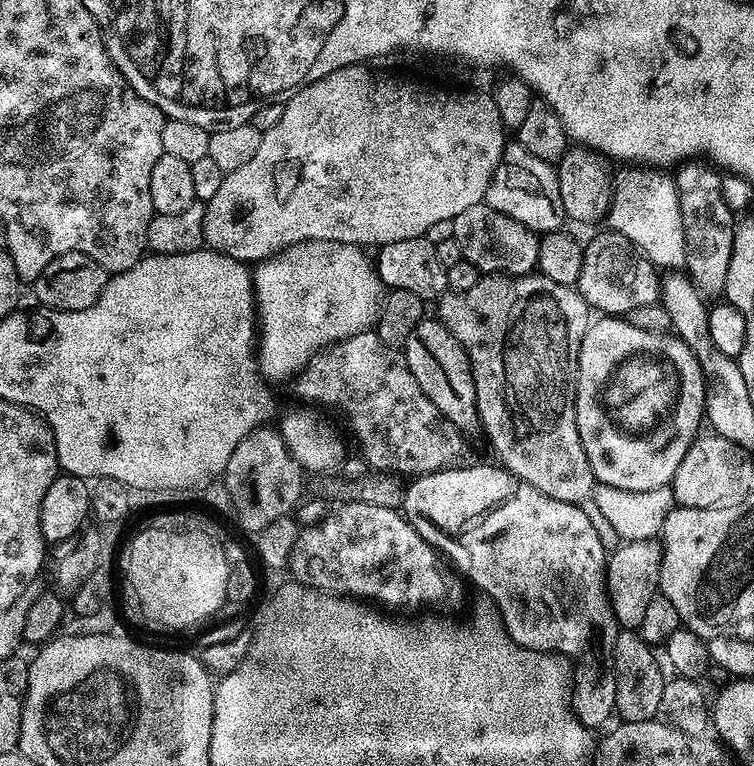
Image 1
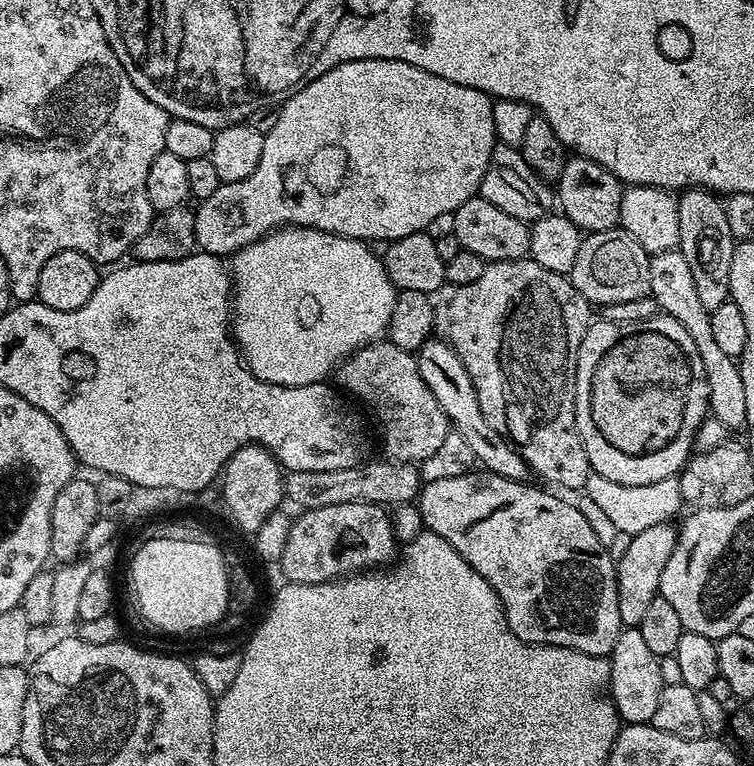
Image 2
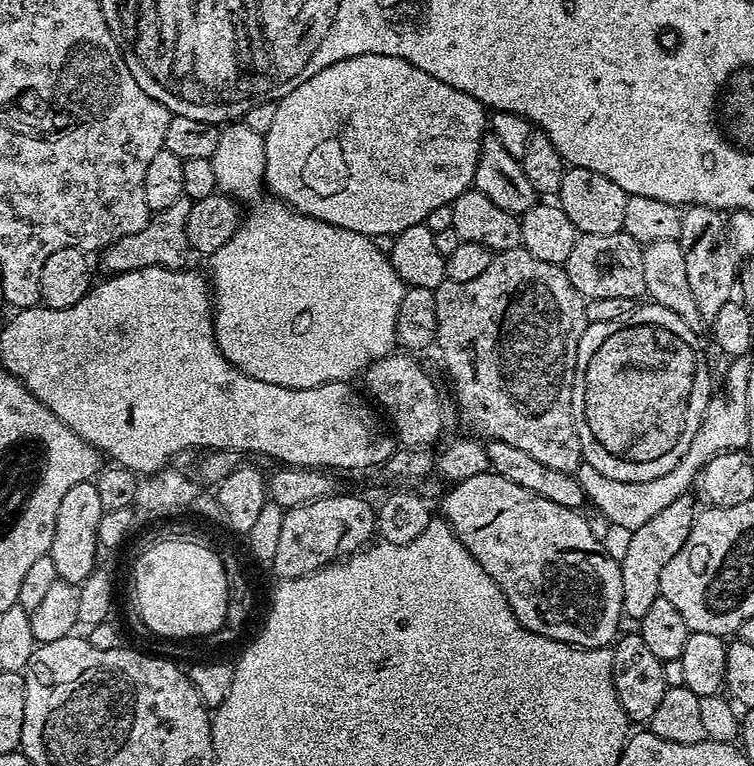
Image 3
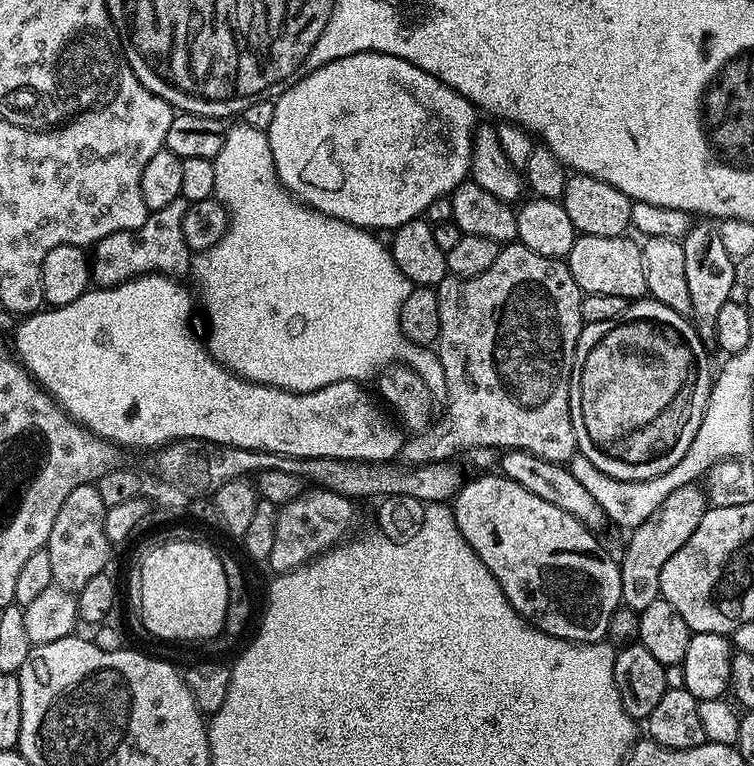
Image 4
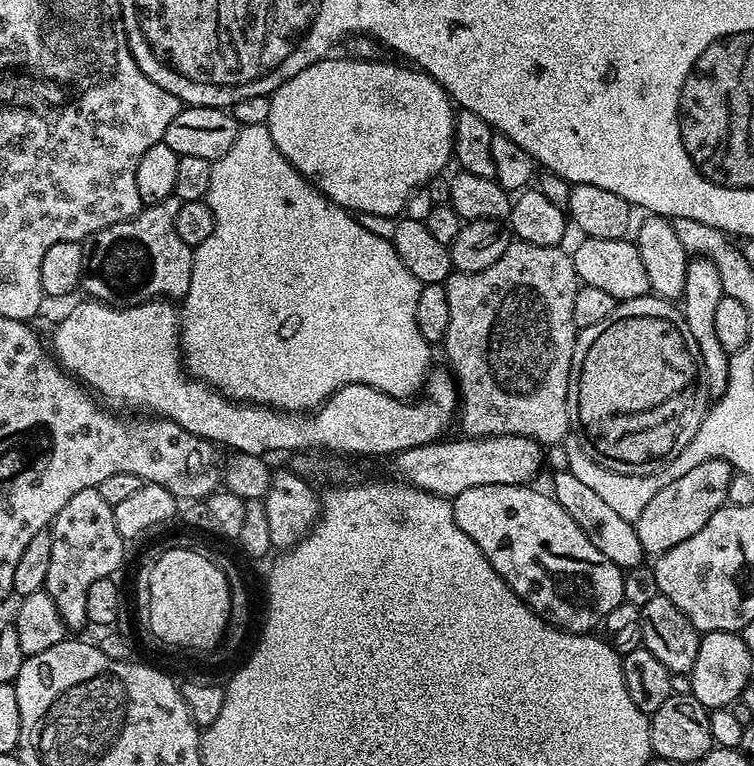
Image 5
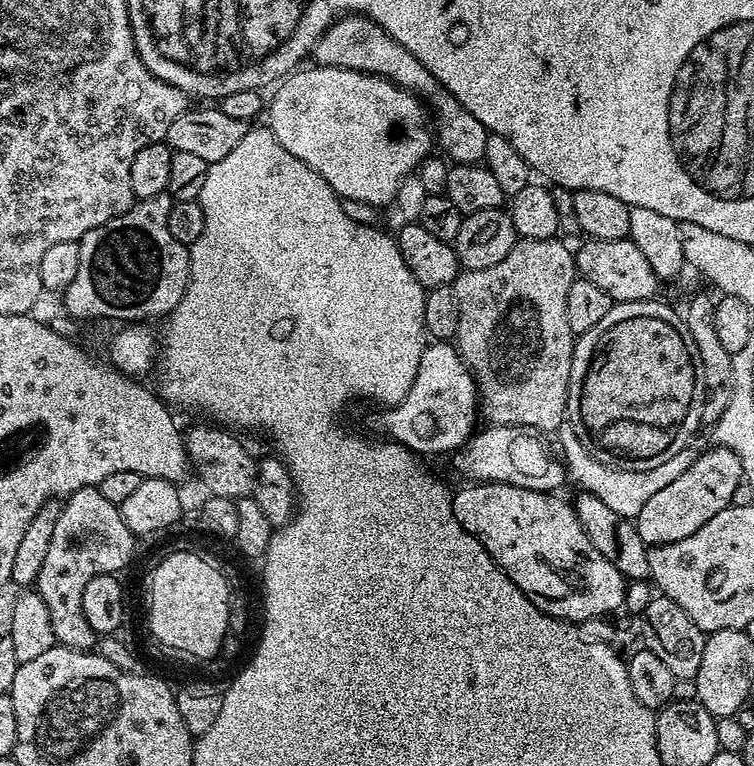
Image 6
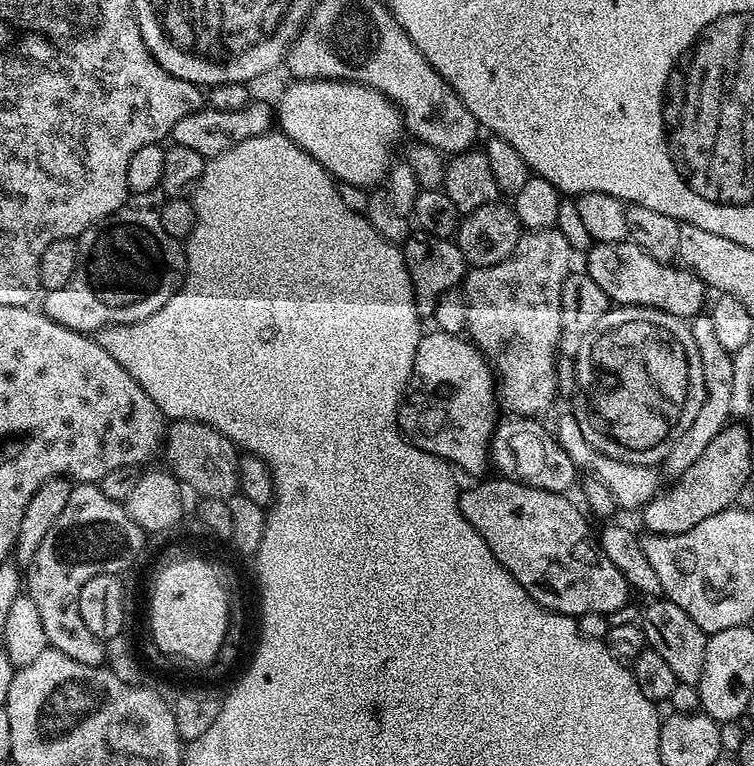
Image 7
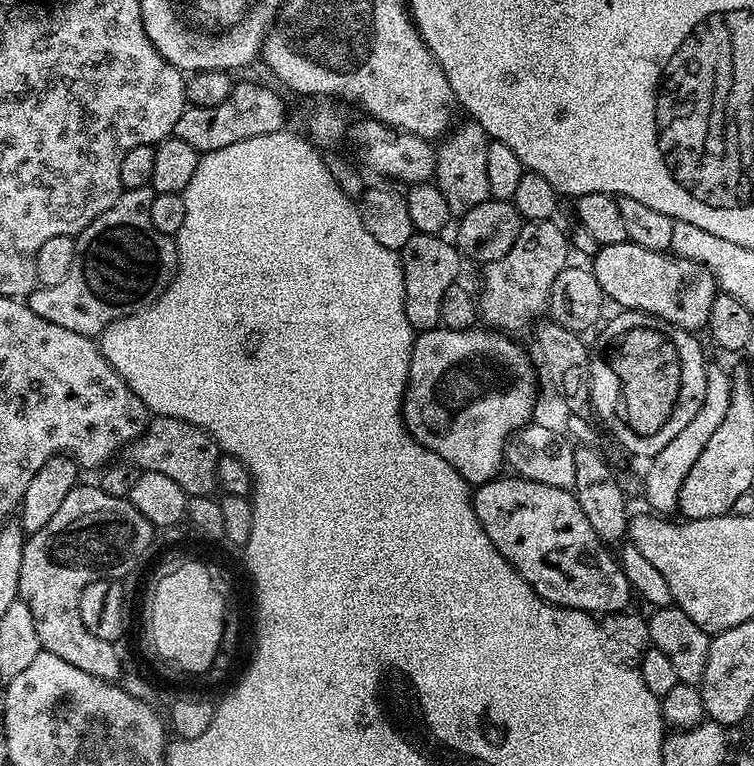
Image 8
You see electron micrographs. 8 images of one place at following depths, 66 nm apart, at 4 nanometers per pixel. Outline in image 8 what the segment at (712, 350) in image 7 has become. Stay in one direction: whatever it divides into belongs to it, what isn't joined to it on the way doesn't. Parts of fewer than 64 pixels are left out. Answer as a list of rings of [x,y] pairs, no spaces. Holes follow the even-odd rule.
[[[709,363],[706,374],[706,395],[702,397],[702,406],[698,406],[698,414],[690,418],[689,424],[672,439],[667,446],[662,446],[658,454],[647,461],[648,473],[644,476],[644,496],[653,513],[672,514],[678,509],[678,498],[682,494],[682,482],[686,482],[686,474],[698,462],[698,454],[706,450],[706,442],[718,431],[718,426],[730,407],[730,390],[732,389],[732,376],[724,368]]]

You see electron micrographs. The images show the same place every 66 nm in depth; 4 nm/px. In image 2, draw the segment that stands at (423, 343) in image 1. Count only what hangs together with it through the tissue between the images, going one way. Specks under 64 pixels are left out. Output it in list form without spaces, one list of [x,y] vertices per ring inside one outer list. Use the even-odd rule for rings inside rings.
[[[429,338],[420,347],[419,352],[415,353],[415,357],[423,381],[434,394],[438,406],[448,416],[449,425],[470,446],[477,465],[485,473],[494,476],[521,482],[527,481],[530,476],[530,469],[525,461],[524,454],[517,450],[507,437],[499,433],[498,430],[494,430],[494,427],[490,426],[490,422],[483,416],[482,410],[479,409],[478,398],[470,374],[467,373],[462,358],[452,349],[451,345],[441,338]]]

